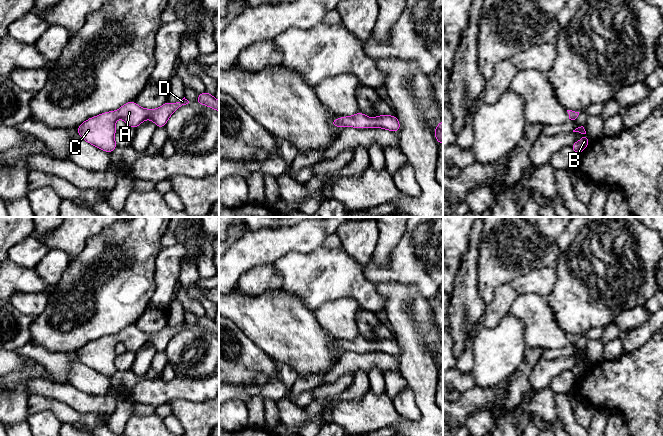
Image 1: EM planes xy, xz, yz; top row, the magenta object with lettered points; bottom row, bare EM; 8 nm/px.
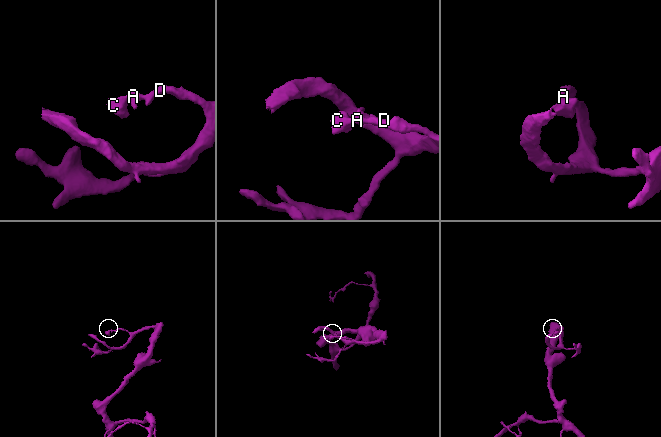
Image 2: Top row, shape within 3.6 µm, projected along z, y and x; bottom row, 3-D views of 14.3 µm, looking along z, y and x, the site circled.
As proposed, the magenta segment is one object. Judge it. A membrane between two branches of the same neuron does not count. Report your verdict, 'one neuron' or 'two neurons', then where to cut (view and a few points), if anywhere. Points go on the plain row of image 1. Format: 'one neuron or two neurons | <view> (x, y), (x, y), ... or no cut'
one neuron | no cut

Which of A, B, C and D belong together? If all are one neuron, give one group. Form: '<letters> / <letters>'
A B C D

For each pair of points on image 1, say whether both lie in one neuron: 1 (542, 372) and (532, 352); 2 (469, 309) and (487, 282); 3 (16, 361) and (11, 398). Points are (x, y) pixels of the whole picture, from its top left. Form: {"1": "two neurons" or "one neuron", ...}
{"1": "two neurons", "2": "two neurons", "3": "two neurons"}

